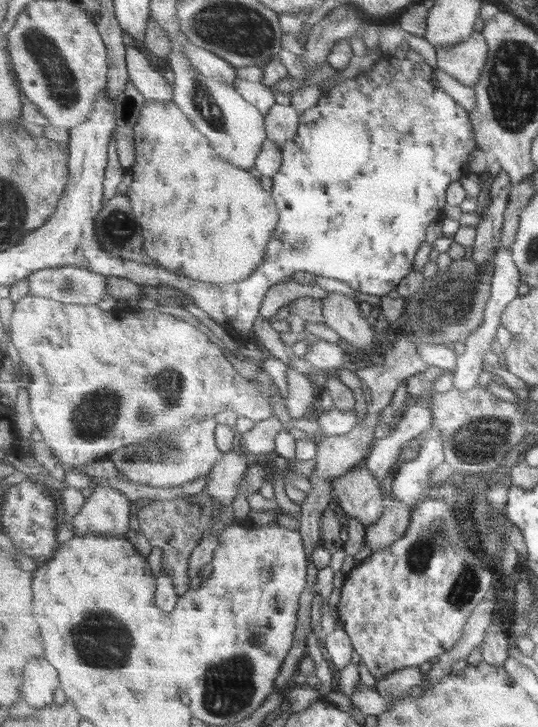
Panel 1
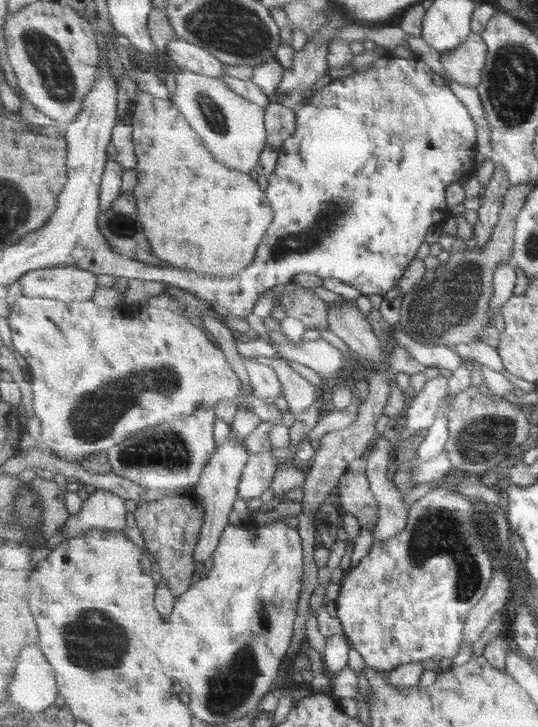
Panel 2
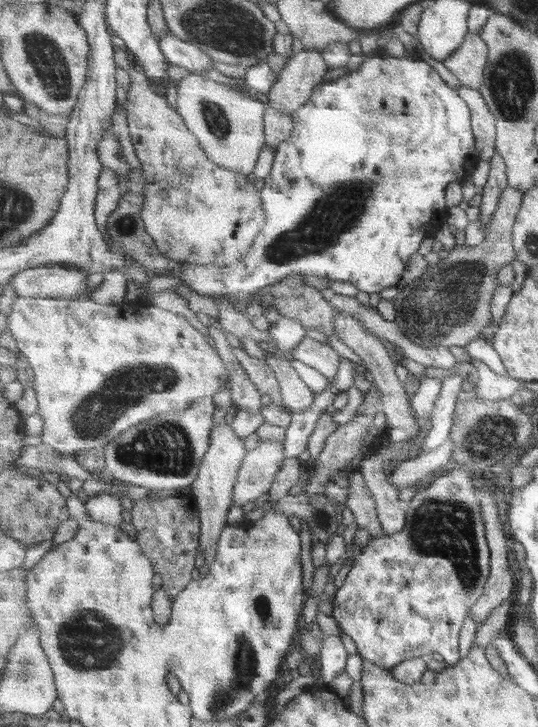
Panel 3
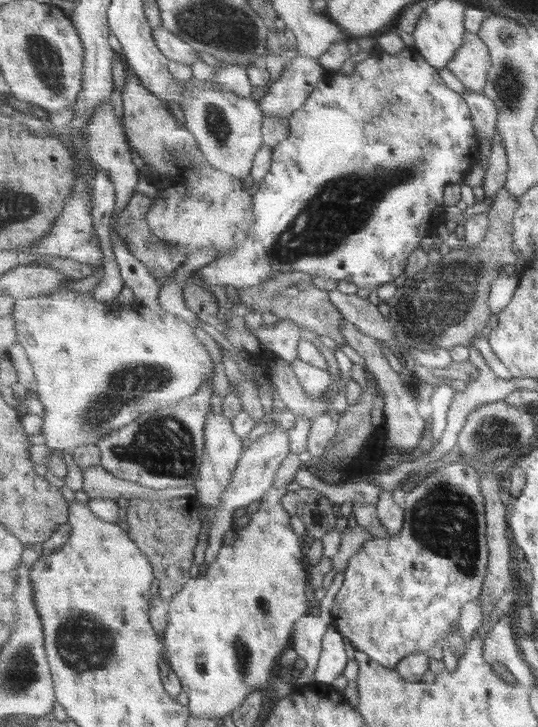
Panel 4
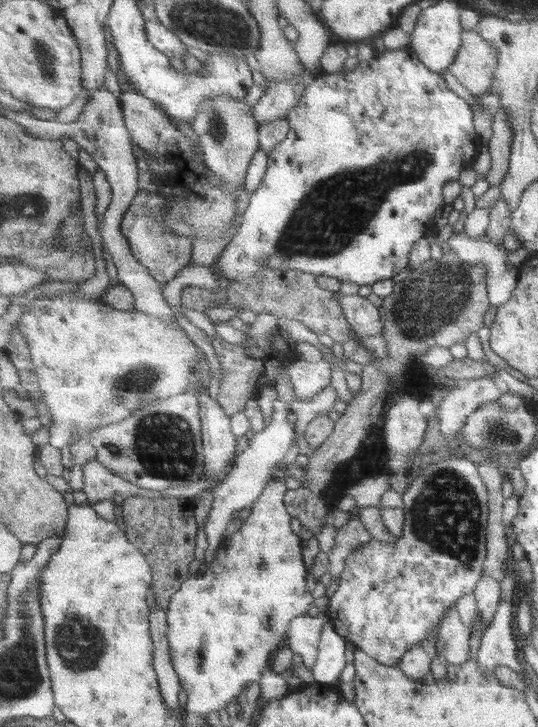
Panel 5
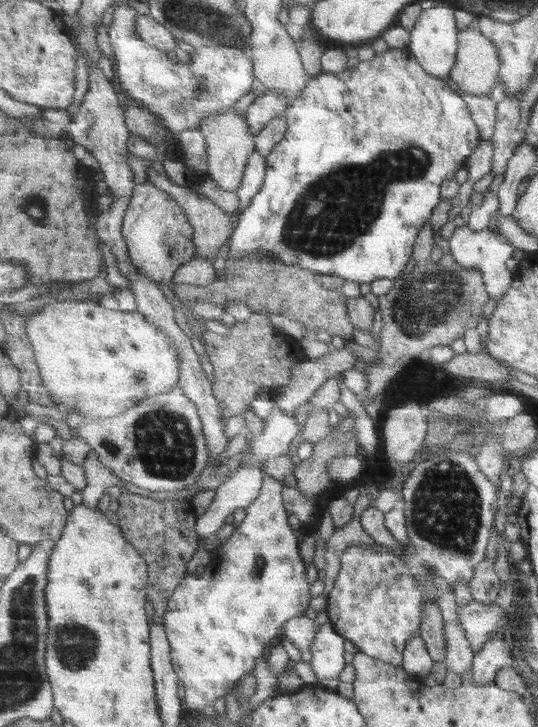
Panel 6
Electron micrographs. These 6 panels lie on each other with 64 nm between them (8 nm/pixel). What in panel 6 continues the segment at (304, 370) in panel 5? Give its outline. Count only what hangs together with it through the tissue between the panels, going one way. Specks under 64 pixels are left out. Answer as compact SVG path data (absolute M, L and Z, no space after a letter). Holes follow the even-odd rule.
M343 346L331 350L319 360L299 361L293 366L293 378L286 384L284 392L277 396L277 407L294 416L297 408L308 403L331 376L351 369L356 360L351 349Z

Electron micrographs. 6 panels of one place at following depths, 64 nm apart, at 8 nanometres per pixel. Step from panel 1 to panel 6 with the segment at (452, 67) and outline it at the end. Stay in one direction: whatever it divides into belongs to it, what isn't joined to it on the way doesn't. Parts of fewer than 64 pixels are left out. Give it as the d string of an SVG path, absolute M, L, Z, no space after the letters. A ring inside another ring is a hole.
M478 29L459 32L459 51L451 78L467 94L491 95L498 83L501 59L496 44Z

